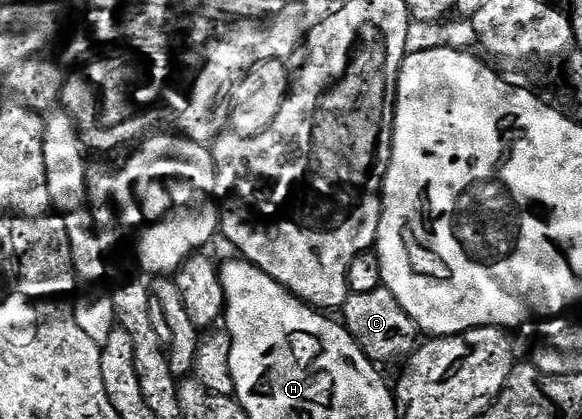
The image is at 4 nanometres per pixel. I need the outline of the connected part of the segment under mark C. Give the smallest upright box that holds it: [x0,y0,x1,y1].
[343,285,419,365]

